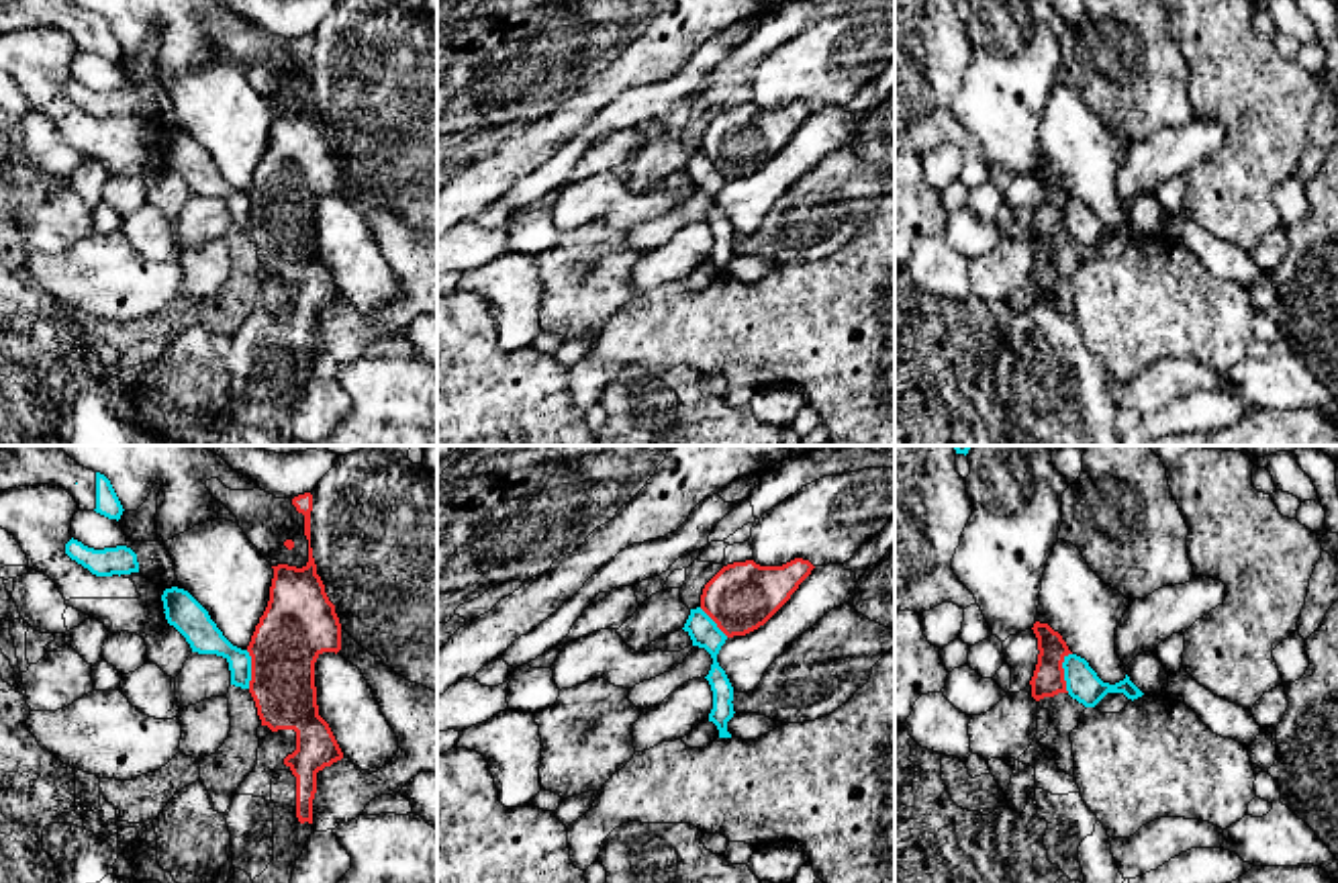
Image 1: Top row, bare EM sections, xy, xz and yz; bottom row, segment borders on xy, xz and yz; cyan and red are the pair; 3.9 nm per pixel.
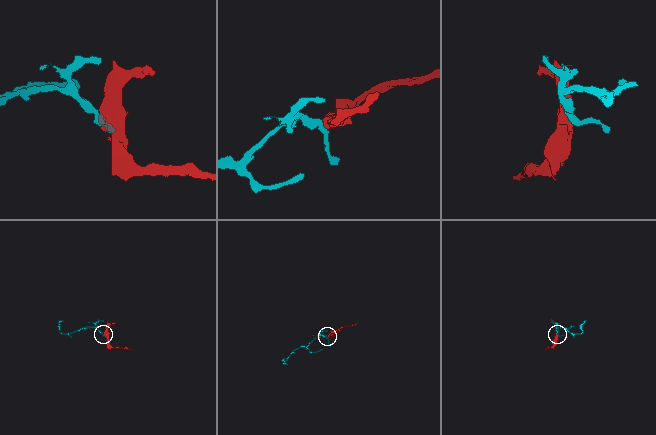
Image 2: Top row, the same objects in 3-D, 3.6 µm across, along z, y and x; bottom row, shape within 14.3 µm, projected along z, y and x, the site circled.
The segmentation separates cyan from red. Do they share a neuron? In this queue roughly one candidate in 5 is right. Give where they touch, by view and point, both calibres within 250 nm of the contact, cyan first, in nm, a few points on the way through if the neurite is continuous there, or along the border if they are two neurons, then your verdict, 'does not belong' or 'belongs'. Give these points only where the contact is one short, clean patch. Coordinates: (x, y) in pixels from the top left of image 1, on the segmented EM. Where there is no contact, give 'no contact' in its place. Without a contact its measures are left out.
meets cyan in yz at (1065, 673); 130 nm thick on the cyan side, 130 nm on the other; border along yz (1071, 653), (1063, 663), (1063, 679), (1069, 691); does not belong

